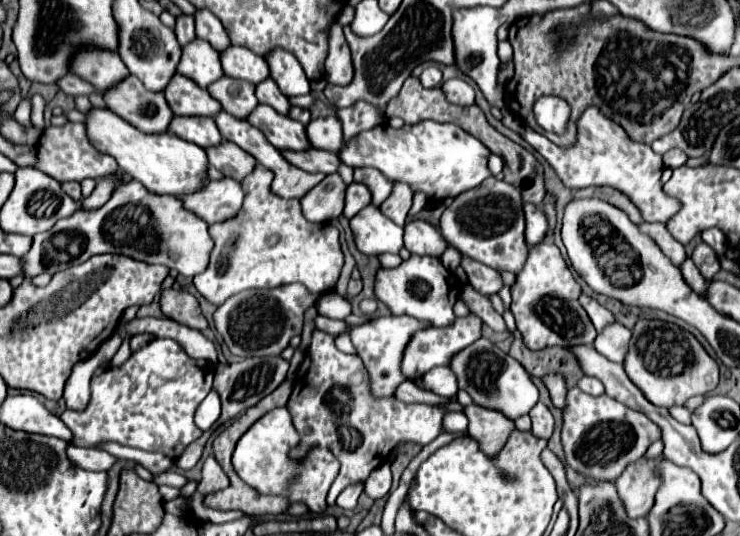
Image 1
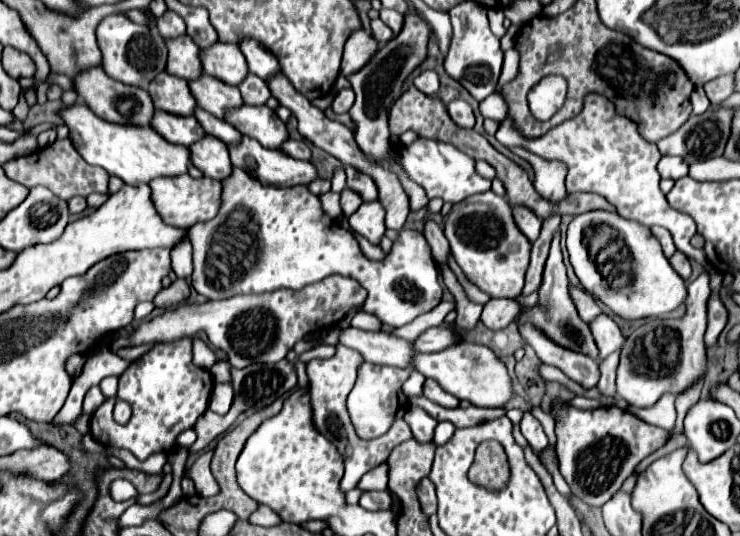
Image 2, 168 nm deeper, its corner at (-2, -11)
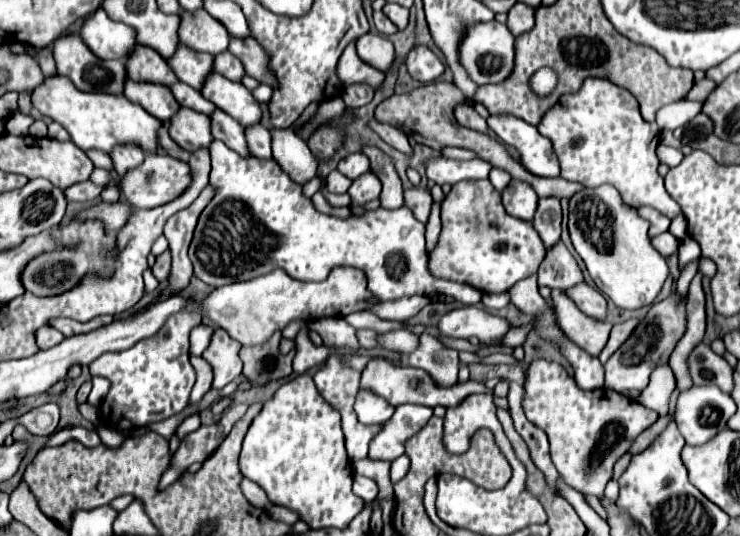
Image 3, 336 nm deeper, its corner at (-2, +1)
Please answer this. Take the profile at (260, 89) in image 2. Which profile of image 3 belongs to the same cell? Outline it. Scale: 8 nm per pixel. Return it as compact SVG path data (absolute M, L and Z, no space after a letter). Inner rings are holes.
M223 52L223 54L215 56L215 70L235 82L241 82L241 78L245 76L241 60L237 56L233 56L231 52Z

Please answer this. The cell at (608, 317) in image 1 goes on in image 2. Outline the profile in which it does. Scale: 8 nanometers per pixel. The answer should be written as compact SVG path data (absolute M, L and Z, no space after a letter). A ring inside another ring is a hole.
M569 284L569 292L571 292L573 304L575 304L579 316L581 316L585 322L591 322L595 316L601 314L601 308L597 306L595 298L593 298L589 292L585 292L585 290L581 290L581 288L575 288L573 284Z

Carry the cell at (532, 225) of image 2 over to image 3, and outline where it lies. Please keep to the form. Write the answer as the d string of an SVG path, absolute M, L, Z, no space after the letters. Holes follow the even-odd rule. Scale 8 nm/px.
M511 180L509 186L503 190L503 206L505 210L521 220L531 222L537 210L537 196L533 192L533 188L525 182L519 180Z

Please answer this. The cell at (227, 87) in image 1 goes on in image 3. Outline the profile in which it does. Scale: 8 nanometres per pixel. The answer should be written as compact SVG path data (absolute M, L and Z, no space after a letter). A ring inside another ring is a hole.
M183 44L175 52L175 56L169 58L167 62L173 68L173 72L179 76L179 80L193 86L195 90L201 90L207 76L211 76L215 72L211 54L195 52Z

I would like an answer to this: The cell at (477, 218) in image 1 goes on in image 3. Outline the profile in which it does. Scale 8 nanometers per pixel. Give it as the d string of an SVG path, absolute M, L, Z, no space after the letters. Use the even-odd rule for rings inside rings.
M489 180L455 184L441 204L441 222L443 230L437 248L429 254L429 270L435 276L447 278L451 282L463 282L483 292L505 292L513 288L519 280L533 274L545 256L545 246L533 224L509 216L501 204L501 194L493 188Z

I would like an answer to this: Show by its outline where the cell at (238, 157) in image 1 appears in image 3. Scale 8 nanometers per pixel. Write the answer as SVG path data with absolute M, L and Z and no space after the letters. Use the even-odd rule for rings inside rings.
M181 108L179 114L171 118L169 134L189 154L197 152L199 148L209 148L213 142L211 118L193 112L191 108Z

